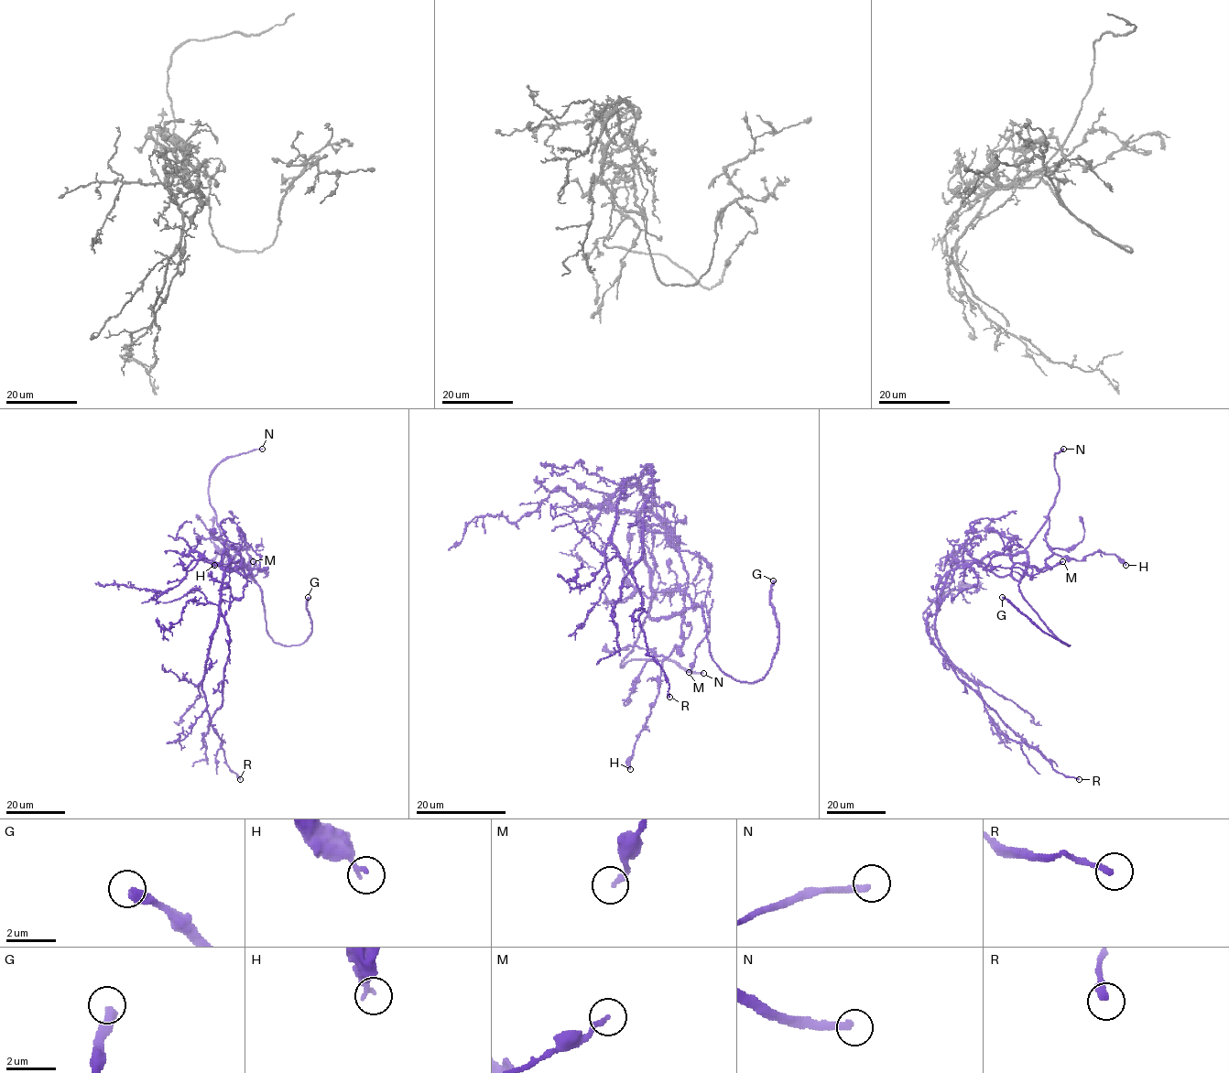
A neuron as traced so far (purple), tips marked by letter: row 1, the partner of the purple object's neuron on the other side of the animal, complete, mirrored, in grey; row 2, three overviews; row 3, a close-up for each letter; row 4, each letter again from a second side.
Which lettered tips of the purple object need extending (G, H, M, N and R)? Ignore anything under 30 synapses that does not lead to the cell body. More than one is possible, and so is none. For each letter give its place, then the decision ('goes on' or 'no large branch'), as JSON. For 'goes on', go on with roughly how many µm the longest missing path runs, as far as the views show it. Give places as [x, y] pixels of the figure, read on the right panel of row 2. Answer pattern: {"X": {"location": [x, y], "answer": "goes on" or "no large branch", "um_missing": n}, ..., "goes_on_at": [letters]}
{"G": {"location": [1002, 597], "answer": "goes on", "um_missing": 60}, "H": {"location": [1125, 565], "answer": "no large branch"}, "M": {"location": [1062, 561], "answer": "no large branch"}, "N": {"location": [1063, 449], "answer": "goes on", "um_missing": 40}, "R": {"location": [1079, 779], "answer": "no large branch"}, "goes_on_at": ["G", "N"]}

